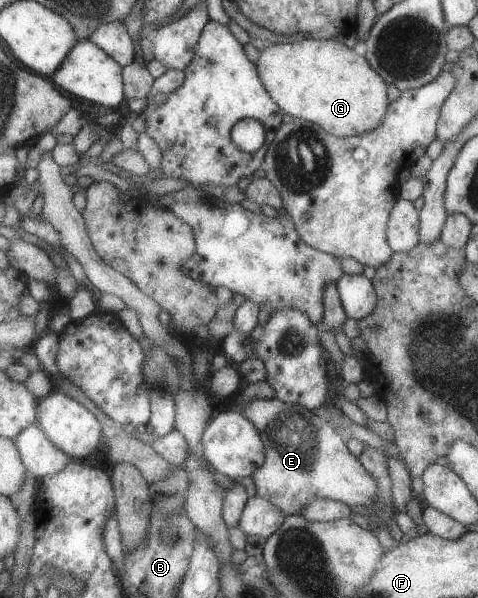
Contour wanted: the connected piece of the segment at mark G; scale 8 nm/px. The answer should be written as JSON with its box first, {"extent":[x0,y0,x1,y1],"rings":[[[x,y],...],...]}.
{"extent":[257,38,388,138],"rings":[[[308,38],[293,44],[268,44],[257,62],[262,81],[285,114],[302,118],[333,136],[345,138],[360,135],[379,126],[388,106],[387,83],[371,68],[364,56],[358,55],[337,39]]]}

